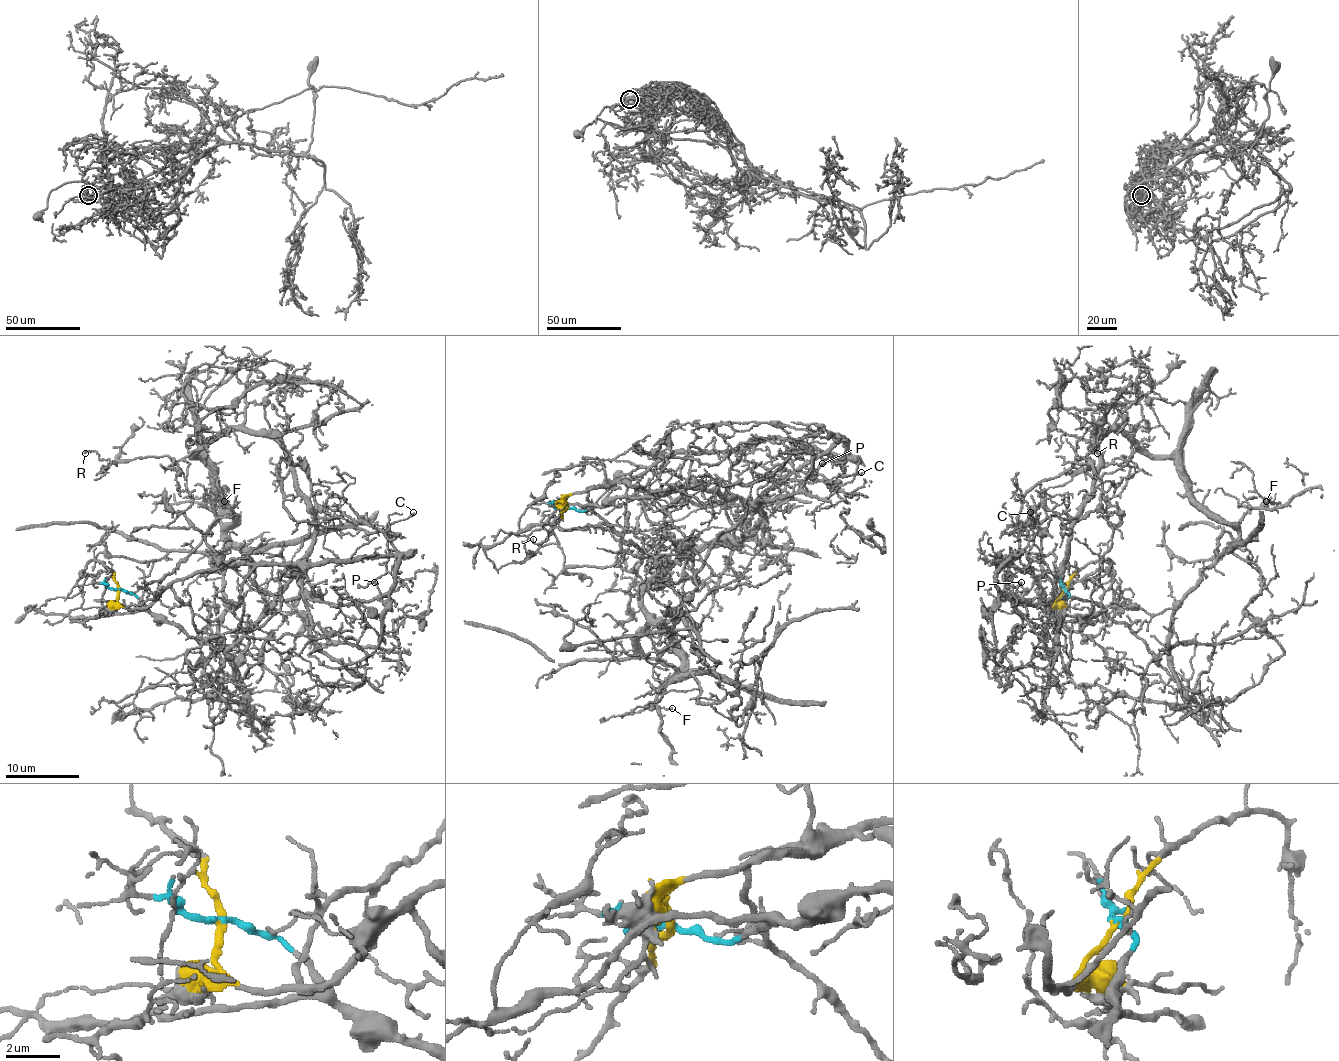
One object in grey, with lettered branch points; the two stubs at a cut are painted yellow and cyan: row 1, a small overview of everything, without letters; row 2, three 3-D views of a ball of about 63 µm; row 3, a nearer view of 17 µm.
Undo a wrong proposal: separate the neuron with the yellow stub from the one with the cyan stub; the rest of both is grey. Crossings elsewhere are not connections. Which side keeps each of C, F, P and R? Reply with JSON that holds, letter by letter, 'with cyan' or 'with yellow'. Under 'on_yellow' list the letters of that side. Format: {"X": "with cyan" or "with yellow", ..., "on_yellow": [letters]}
{"C": "with cyan", "F": "with cyan", "P": "with yellow", "R": "with cyan", "on_yellow": ["P"]}

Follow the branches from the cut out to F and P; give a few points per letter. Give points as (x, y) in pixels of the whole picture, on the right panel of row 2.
F: (1064, 590), (1049, 648), (1047, 612), (1106, 432), (1166, 454), (1221, 520), (1265, 502)
P: (1064, 590), (1047, 608), (1029, 573), (996, 562), (1014, 555), (996, 584), (1011, 595), (1022, 582)

